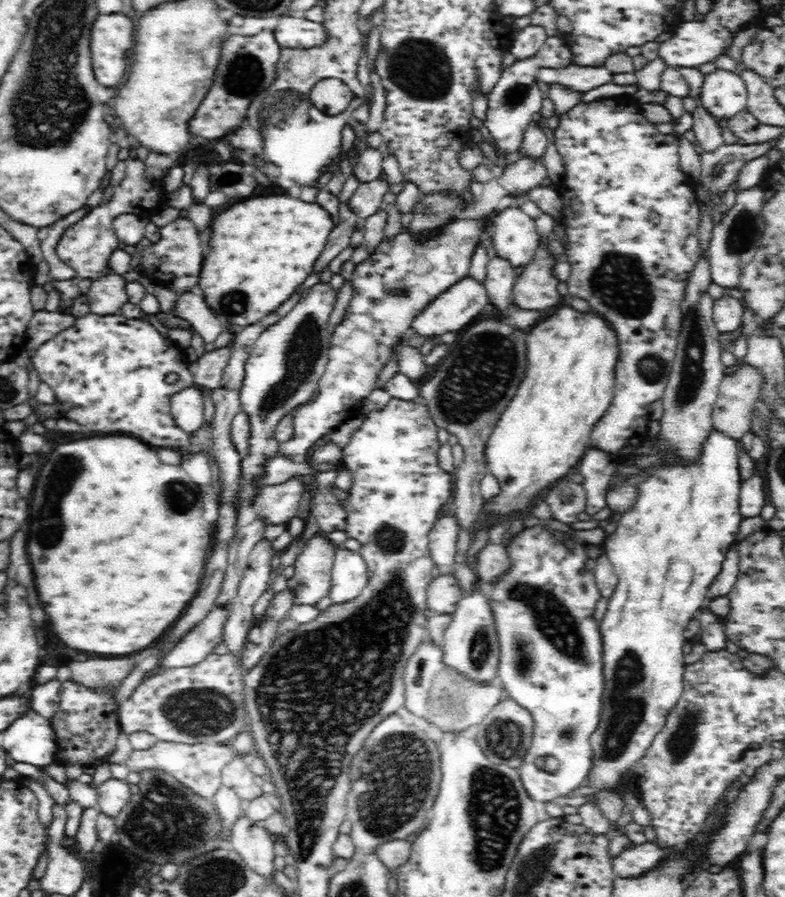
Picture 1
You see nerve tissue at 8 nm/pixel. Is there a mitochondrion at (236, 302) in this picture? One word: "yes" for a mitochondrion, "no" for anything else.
yes

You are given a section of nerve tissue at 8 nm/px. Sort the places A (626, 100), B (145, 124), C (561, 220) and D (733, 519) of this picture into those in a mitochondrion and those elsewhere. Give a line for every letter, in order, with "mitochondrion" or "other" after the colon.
A: other
B: other
C: other
D: other

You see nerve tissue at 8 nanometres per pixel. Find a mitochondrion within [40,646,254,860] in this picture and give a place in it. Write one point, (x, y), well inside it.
(201, 712)

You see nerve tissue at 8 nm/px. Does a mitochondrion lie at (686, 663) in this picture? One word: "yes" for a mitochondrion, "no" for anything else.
no

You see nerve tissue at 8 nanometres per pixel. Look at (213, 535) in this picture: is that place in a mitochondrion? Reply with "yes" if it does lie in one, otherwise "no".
no

